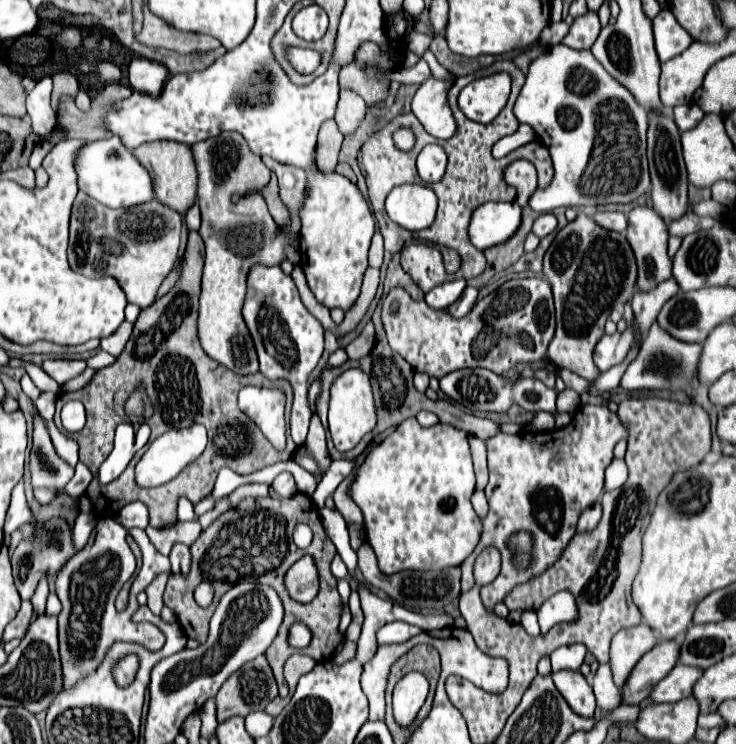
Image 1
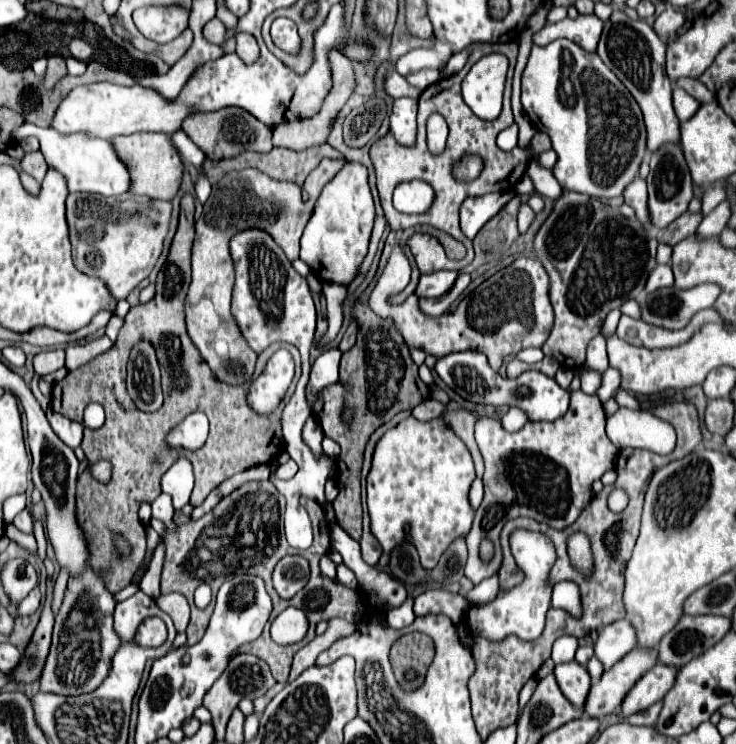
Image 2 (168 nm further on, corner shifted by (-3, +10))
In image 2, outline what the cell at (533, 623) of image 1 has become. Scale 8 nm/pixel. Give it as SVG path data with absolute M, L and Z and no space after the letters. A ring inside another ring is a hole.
M515 529L509 537L509 545L511 545L511 553L515 557L515 563L523 569L524 581L509 591L499 591L497 597L489 603L469 605L463 617L465 617L465 623L467 623L469 633L473 637L479 635L479 637L485 637L489 641L503 641L505 635L519 635L523 641L535 641L545 629L545 613L551 605L552 587L548 584L548 575L556 561L555 548L547 535L543 535L539 531L525 531L525 529Z

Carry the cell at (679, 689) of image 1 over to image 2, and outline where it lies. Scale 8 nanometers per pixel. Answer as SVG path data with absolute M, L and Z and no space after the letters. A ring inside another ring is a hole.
M653 665L653 669L649 669L643 677L639 677L639 681L631 687L631 691L627 693L627 697L623 699L619 713L623 719L627 719L633 713L639 713L647 707L651 707L653 703L661 701L663 695L671 689L673 681L675 681L675 673L677 667L669 667L669 665Z

